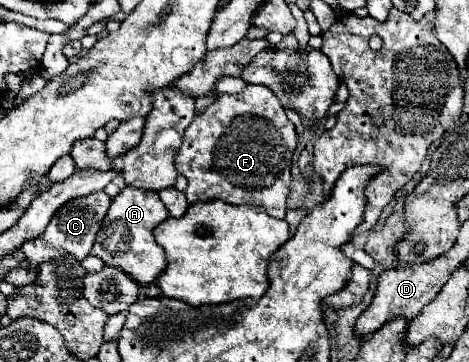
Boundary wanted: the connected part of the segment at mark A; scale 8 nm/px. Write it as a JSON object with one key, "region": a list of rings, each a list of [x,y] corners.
{"region":[[[124,186],[124,190],[112,198],[108,214],[102,222],[100,234],[94,242],[92,254],[102,258],[106,264],[116,264],[128,276],[132,276],[140,286],[150,284],[166,266],[164,250],[156,244],[152,230],[168,218],[168,210],[154,190],[140,190],[134,186]]]}

